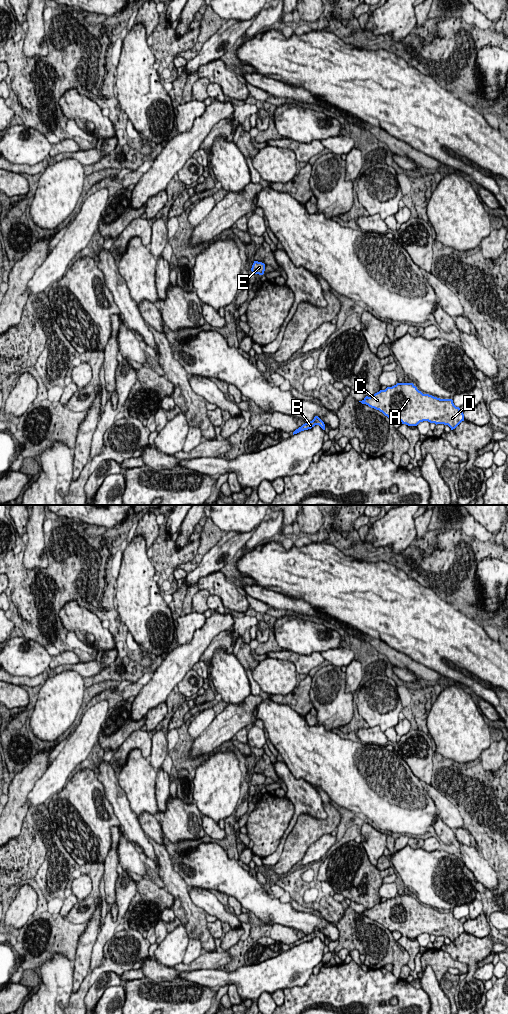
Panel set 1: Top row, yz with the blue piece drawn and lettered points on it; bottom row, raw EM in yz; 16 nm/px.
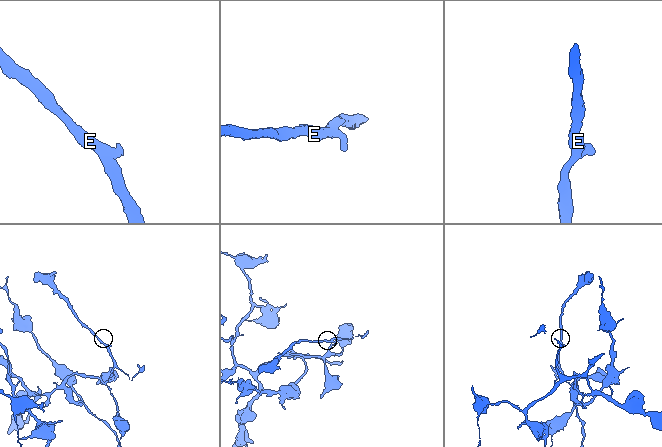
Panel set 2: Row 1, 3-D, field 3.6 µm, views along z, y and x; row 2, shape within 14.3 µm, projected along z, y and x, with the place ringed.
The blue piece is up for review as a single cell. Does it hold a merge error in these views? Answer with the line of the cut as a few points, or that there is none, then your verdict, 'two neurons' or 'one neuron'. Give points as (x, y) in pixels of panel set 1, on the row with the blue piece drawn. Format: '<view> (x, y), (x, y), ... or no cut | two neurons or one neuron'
no cut | one neuron

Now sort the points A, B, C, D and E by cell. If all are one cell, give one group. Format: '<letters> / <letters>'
A B C D E

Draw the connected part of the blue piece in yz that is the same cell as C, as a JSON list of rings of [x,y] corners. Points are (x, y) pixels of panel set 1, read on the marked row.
[[[397,383],[359,402],[408,426],[428,421],[448,425],[453,430],[464,421],[463,411],[454,405],[452,399],[423,394],[413,383]]]

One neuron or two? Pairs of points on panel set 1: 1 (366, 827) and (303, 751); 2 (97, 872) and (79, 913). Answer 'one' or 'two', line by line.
1: two
2: one

